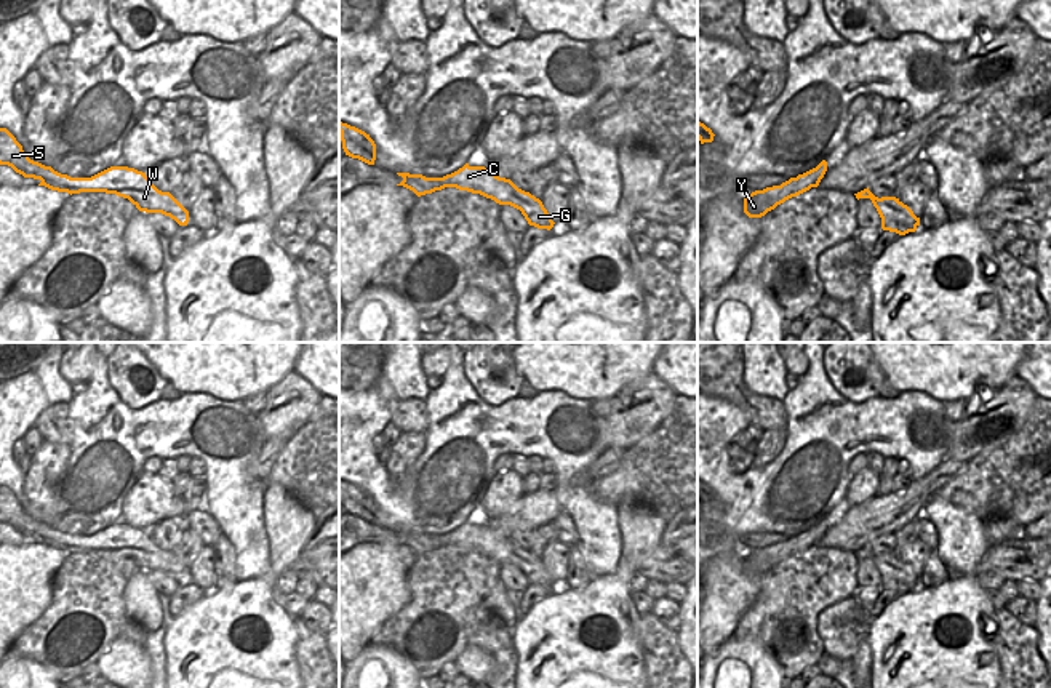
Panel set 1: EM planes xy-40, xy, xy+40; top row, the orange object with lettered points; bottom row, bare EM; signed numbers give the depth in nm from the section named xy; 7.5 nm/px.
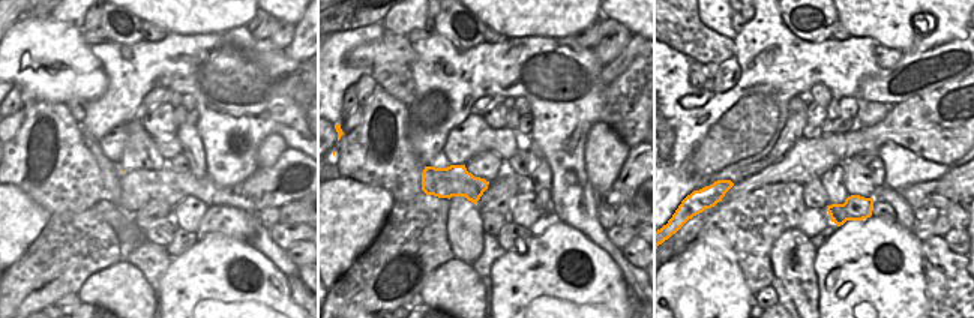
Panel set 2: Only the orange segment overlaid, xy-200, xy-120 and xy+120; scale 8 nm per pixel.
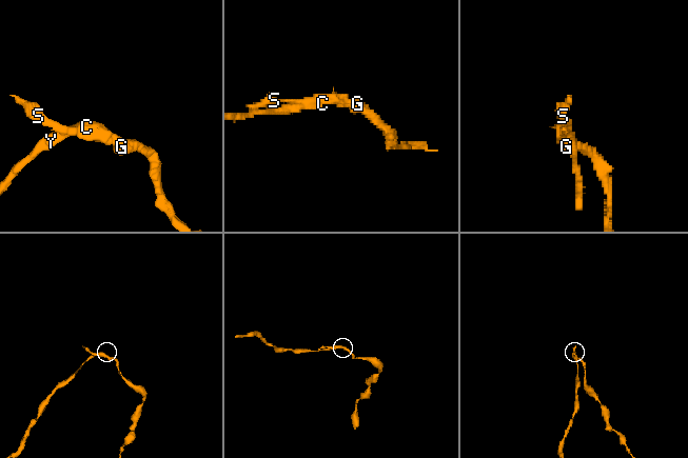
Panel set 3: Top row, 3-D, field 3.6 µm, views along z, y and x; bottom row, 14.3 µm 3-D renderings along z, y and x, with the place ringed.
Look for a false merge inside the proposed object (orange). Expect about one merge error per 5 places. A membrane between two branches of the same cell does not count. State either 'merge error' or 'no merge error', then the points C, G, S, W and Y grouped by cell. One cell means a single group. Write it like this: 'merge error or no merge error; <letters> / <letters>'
merge error; C G S W / Y

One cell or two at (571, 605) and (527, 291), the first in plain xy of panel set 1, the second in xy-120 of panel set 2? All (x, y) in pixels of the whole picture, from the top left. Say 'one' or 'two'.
one

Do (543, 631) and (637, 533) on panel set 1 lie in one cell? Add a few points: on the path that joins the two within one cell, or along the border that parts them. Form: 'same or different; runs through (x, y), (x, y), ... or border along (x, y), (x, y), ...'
same; runs through (573, 621), (626, 572), (627, 564)

